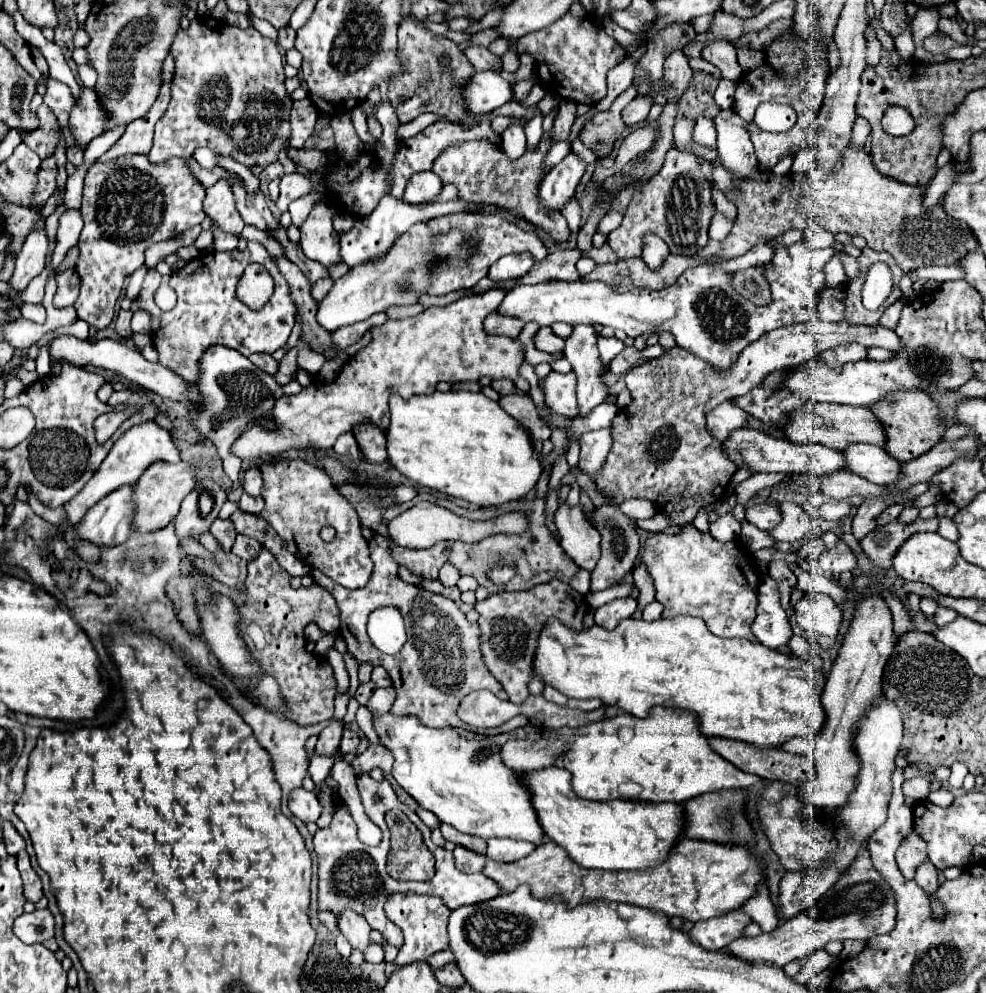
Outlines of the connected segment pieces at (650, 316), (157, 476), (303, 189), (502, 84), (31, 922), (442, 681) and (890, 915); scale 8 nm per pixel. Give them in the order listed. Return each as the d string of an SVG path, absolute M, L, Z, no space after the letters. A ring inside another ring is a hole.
M762 264L762 276L770 284L772 300L766 306L756 306L732 288L732 272L718 266L698 266L686 270L672 286L662 290L634 288L630 292L616 292L604 282L542 282L534 286L516 286L510 290L502 306L496 310L500 314L510 314L522 318L522 322L538 322L550 326L554 322L566 324L600 324L624 330L630 338L638 338L648 332L670 332L676 346L692 352L694 356L708 362L714 370L728 370L744 346L758 340L762 334L794 322L816 320L816 304L806 302L794 288L790 288L784 278L774 272L772 264Z
M154 462L150 464L144 474L134 482L134 492L132 492L132 500L134 500L134 516L132 516L132 526L138 532L154 532L164 528L166 524L170 524L178 510L180 510L180 502L184 500L186 494L190 494L190 490L196 486L196 470L192 464L180 462L180 464L168 464L168 462Z
M290 174L290 176L282 176L280 180L280 198L276 202L278 210L280 212L286 212L288 210L288 204L304 194L308 194L310 190L318 188L320 192L326 192L326 186L324 184L312 184L306 176L302 174Z
M476 72L464 88L464 98L474 114L490 114L512 100L512 88L500 74Z
M34 910L32 914L22 914L14 922L14 934L24 942L24 944L36 944L50 940L54 936L54 916L50 910Z
M376 534L370 542L370 554L374 562L374 574L370 582L358 590L348 590L332 584L330 578L312 568L314 580L336 600L336 606L340 610L340 636L346 640L348 650L360 664L368 662L372 666L382 666L390 674L392 686L396 690L396 702L392 706L394 716L416 716L424 726L430 728L460 728L460 720L456 714L460 698L464 698L472 690L500 686L482 662L478 646L478 624L470 624L452 600L416 588L414 584L402 582L398 578L398 564L392 558L388 538ZM384 606L398 608L406 624L408 640L404 648L394 656L384 656L378 648L372 646L366 634L368 616L376 608Z
M868 850L856 858L852 868L842 876L842 880L828 890L810 910L786 920L770 934L758 934L754 938L738 938L720 952L742 958L750 964L772 964L784 966L792 960L806 958L814 950L824 948L830 940L870 940L872 936L886 934L896 926L896 898L890 884L874 870Z

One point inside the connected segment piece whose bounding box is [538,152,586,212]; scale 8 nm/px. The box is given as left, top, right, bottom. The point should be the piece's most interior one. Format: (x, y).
(558, 187)

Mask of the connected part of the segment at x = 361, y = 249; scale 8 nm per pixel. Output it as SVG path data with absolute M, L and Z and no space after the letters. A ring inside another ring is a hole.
M386 194L378 208L368 216L368 218L362 218L362 220L356 220L354 226L340 236L340 254L342 254L342 260L352 268L356 264L366 264L366 262L374 262L378 258L382 258L392 246L394 242L410 230L410 226L414 222L428 222L436 216L446 216L446 214L458 214L458 212L480 212L484 208L484 204L474 204L474 202L466 202L466 200L460 200L460 198L454 198L450 202L436 202L436 204L430 204L426 208L416 208L412 204L406 204L406 202L398 202L396 198L390 198L390 194Z

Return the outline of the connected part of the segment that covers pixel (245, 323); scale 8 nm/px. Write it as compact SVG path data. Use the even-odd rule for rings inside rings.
M250 242L244 252L230 250L200 254L198 258L186 262L182 268L172 272L170 286L178 294L178 304L170 312L162 312L154 302L154 292L158 286L160 272L150 270L142 282L142 290L136 302L140 310L150 314L150 334L158 352L158 362L178 376L186 378L186 382L198 380L200 360L210 346L222 344L238 350L242 356L250 356L254 352L274 354L278 348L284 348L294 328L294 304L290 302L286 280L282 280L282 274L278 274L278 268L270 260L270 254L258 242ZM250 262L262 264L266 272L274 278L274 294L260 312L250 310L236 298L236 284Z

